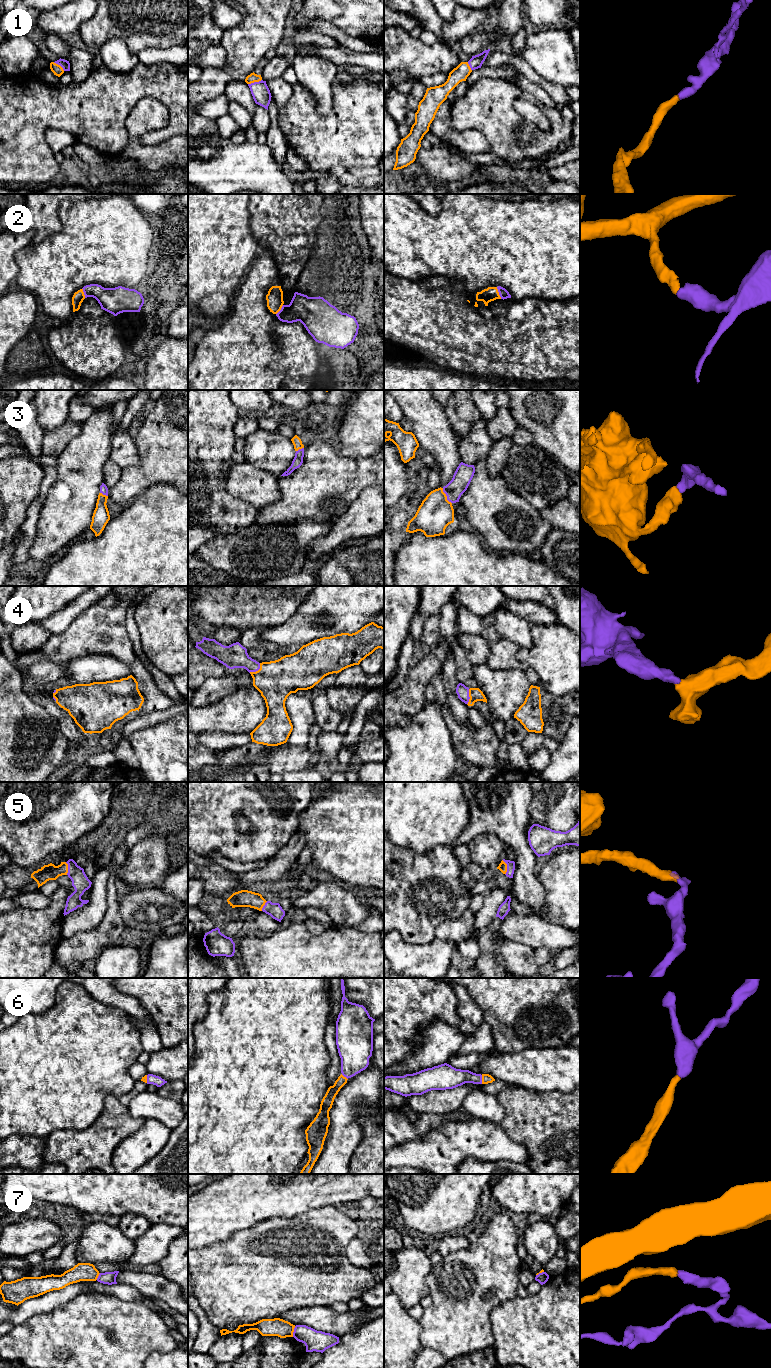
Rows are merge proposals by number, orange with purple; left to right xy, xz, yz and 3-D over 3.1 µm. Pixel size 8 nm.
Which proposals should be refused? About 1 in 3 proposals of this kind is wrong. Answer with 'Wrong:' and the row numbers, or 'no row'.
Wrong: 7

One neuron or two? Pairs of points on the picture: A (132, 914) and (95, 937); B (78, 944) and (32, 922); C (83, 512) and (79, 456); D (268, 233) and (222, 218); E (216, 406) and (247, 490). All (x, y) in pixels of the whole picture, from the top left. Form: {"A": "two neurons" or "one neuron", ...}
{"A": "two neurons", "B": "two neurons", "C": "one neuron", "D": "two neurons", "E": "two neurons"}

